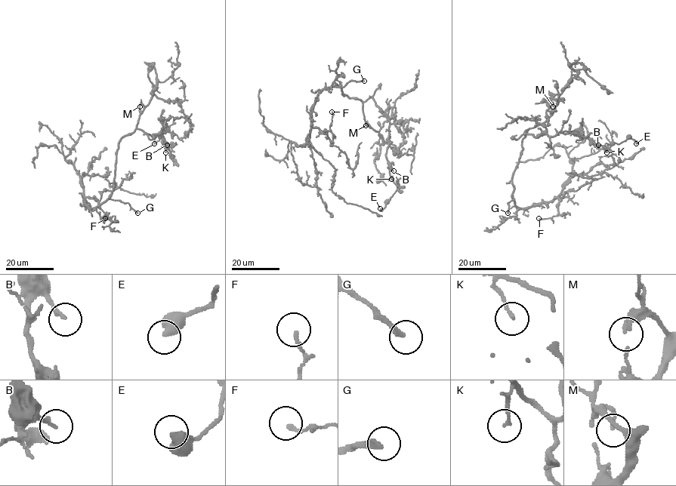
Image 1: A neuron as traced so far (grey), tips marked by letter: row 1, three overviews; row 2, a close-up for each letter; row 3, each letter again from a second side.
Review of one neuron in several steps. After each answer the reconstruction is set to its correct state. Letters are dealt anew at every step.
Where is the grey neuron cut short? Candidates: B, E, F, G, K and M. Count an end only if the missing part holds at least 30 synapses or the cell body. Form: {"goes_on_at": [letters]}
{"goes_on_at": ["G"]}

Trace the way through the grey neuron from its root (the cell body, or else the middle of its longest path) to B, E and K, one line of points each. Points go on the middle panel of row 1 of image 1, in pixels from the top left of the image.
B: (341, 86), (342, 93), (348, 97), (357, 98), (362, 101), (371, 97), (388, 120), (386, 158), (393, 170)
E: (341, 86), (348, 97), (362, 101), (371, 97), (389, 121), (386, 158), (398, 182), (380, 208)
K: (341, 86), (342, 93), (348, 97), (357, 98), (362, 101), (371, 97), (388, 120), (386, 158), (391, 179)

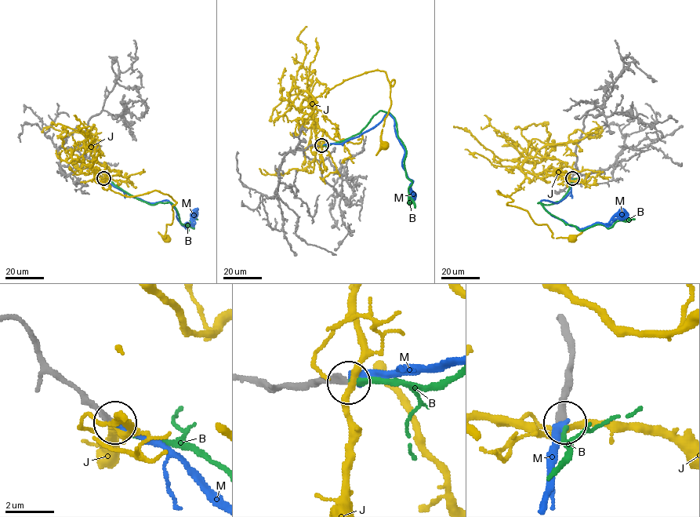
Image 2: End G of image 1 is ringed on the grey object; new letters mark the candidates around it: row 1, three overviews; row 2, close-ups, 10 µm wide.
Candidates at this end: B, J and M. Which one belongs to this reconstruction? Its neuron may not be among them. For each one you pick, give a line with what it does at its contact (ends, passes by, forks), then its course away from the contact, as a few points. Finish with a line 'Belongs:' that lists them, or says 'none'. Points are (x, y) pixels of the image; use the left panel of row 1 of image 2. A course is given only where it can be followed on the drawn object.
B: It ends there. Its course: (103, 178), (150, 205), (171, 202), (179, 221), (188, 230), (186, 226), (194, 227), (190, 220), (197, 219)
Belongs: B

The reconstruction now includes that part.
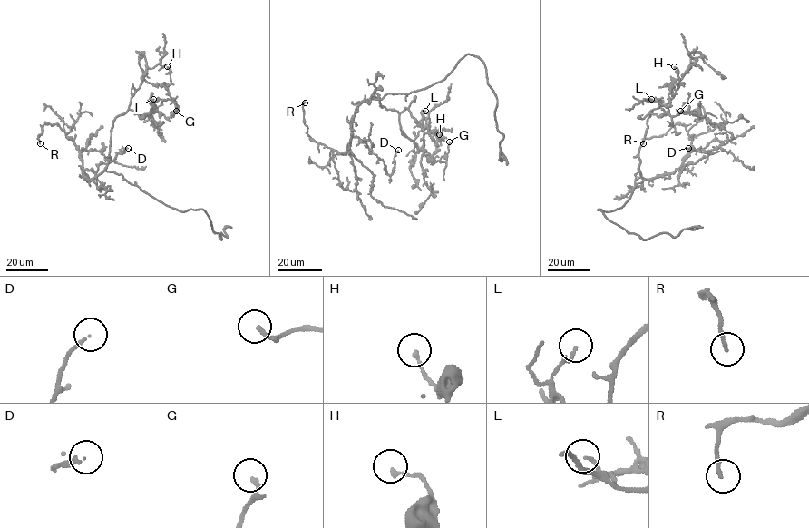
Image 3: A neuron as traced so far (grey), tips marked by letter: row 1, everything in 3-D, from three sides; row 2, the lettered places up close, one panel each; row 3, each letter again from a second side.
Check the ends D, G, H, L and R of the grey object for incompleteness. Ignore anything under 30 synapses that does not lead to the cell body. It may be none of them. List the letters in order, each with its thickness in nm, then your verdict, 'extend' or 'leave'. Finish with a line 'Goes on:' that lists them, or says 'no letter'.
D: calibre 150 nm; leave
G: calibre 190 nm; leave
H: calibre 180 nm; leave
L: calibre 130 nm; leave
R: calibre 150 nm; leave
Goes on: no letter

